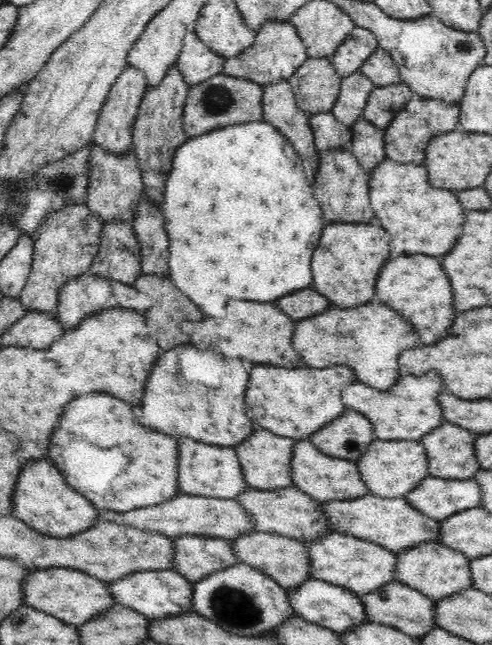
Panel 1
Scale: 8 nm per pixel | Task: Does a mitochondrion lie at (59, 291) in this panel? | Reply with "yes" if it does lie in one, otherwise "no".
no

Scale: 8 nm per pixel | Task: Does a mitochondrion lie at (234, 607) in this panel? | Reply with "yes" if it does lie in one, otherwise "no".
yes

